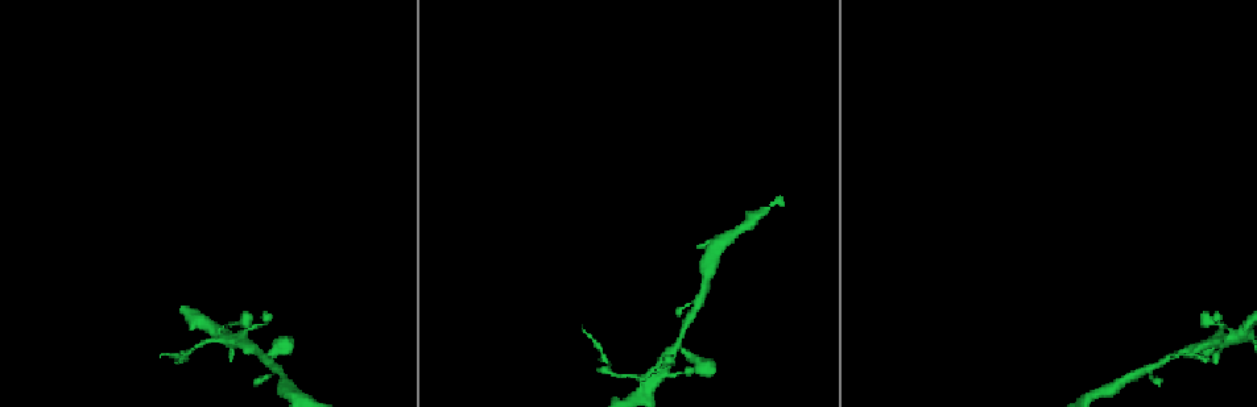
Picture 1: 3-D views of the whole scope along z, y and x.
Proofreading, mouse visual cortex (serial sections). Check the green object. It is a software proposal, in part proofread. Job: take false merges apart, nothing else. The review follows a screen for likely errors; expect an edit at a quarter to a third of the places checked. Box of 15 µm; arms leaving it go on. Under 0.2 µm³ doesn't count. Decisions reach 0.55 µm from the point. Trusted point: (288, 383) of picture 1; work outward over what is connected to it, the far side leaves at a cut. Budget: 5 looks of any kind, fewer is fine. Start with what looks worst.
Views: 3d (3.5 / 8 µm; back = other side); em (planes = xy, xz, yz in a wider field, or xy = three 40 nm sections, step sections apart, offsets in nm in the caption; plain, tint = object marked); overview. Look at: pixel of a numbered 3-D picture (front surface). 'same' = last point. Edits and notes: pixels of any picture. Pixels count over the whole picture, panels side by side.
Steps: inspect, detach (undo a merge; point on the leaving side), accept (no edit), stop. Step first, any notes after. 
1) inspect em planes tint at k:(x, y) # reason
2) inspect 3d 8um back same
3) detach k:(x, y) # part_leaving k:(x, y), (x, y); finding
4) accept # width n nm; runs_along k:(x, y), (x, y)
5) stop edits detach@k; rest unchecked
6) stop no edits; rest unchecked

inspect 3d 3.5um back at 1:(300, 396) # thin arm on a thick one

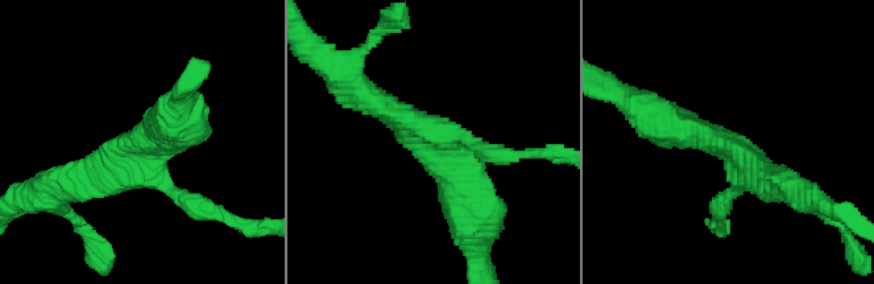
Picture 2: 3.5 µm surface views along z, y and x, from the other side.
inspect em xy step 3 tint at 2:(138, 150) # arms 3; arm_widths 200, 350, 450 nm

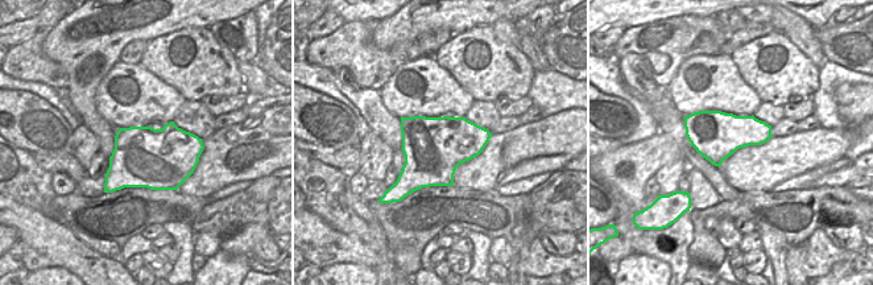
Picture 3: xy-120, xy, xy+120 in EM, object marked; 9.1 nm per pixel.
accept # runs_along 2:(468, 208), (448, 149), (367, 95); one cell here

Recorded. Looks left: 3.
inspect 3d 3.5um back at 1:(253, 353) # thin neck

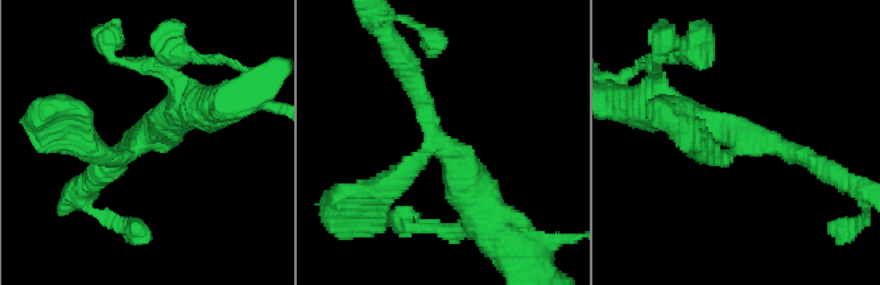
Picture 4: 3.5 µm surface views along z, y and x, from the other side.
inspect em xy step 2 tint at 4:(144, 140) # arms 3; arm_widths 200, 300, 400 nm; now the EM

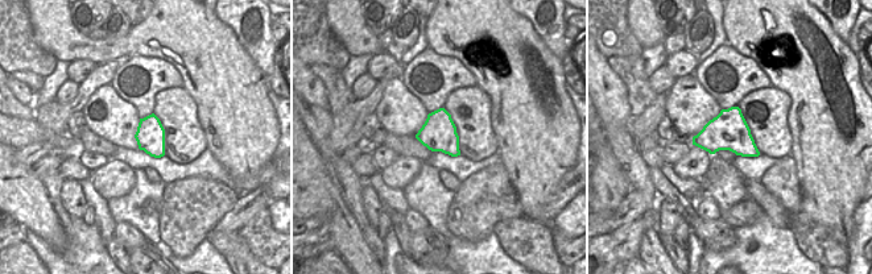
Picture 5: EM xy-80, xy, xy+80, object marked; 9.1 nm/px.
accept # runs_along 4:(408, 73), (480, 211); continuous, no second cell

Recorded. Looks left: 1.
stop no edits; rest unchecked

